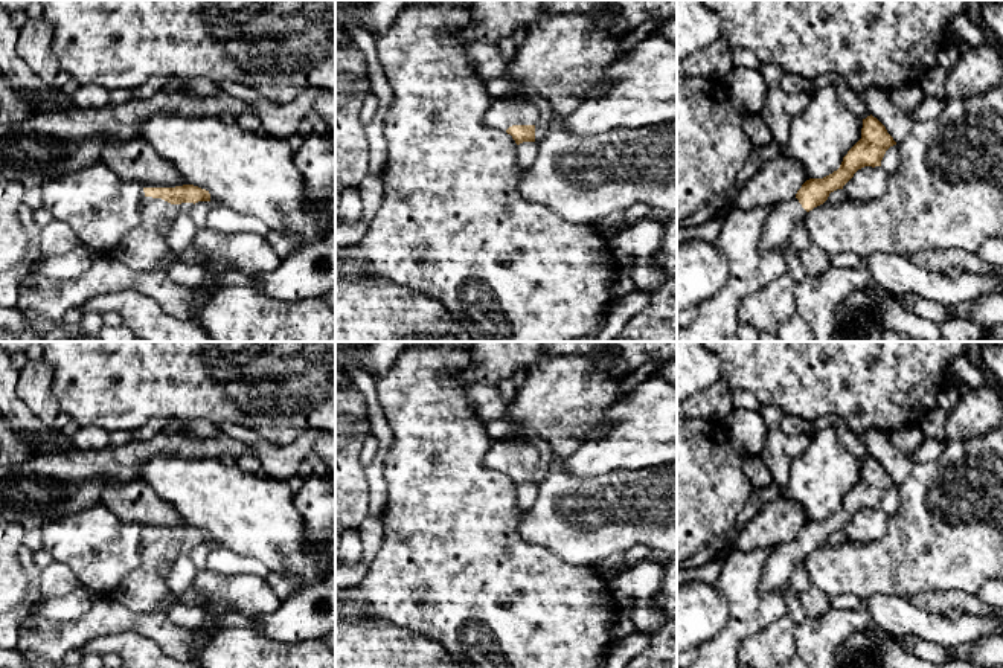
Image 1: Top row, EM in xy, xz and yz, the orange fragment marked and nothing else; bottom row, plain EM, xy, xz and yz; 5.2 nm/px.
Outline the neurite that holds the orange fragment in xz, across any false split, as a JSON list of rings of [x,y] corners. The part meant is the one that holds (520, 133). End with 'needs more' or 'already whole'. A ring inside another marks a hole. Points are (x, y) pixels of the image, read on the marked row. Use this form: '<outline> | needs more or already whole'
[[[494,98],[483,116],[488,128],[506,131],[517,145],[535,142],[537,107],[526,98]]] | needs more

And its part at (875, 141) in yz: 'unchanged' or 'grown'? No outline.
grown

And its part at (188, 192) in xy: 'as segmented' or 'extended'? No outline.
extended

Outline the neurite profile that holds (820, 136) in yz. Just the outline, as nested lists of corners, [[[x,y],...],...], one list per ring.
[[[832,85],[817,88],[808,107],[791,119],[790,137],[780,154],[796,160],[806,178],[837,171],[848,151],[861,139],[863,119],[848,108]]]

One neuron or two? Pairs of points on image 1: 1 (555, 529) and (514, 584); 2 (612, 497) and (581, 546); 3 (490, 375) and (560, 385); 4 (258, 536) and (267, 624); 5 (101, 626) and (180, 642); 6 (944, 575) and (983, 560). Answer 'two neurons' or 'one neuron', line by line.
1: two neurons
2: one neuron
3: two neurons
4: two neurons
5: one neuron
6: one neuron

